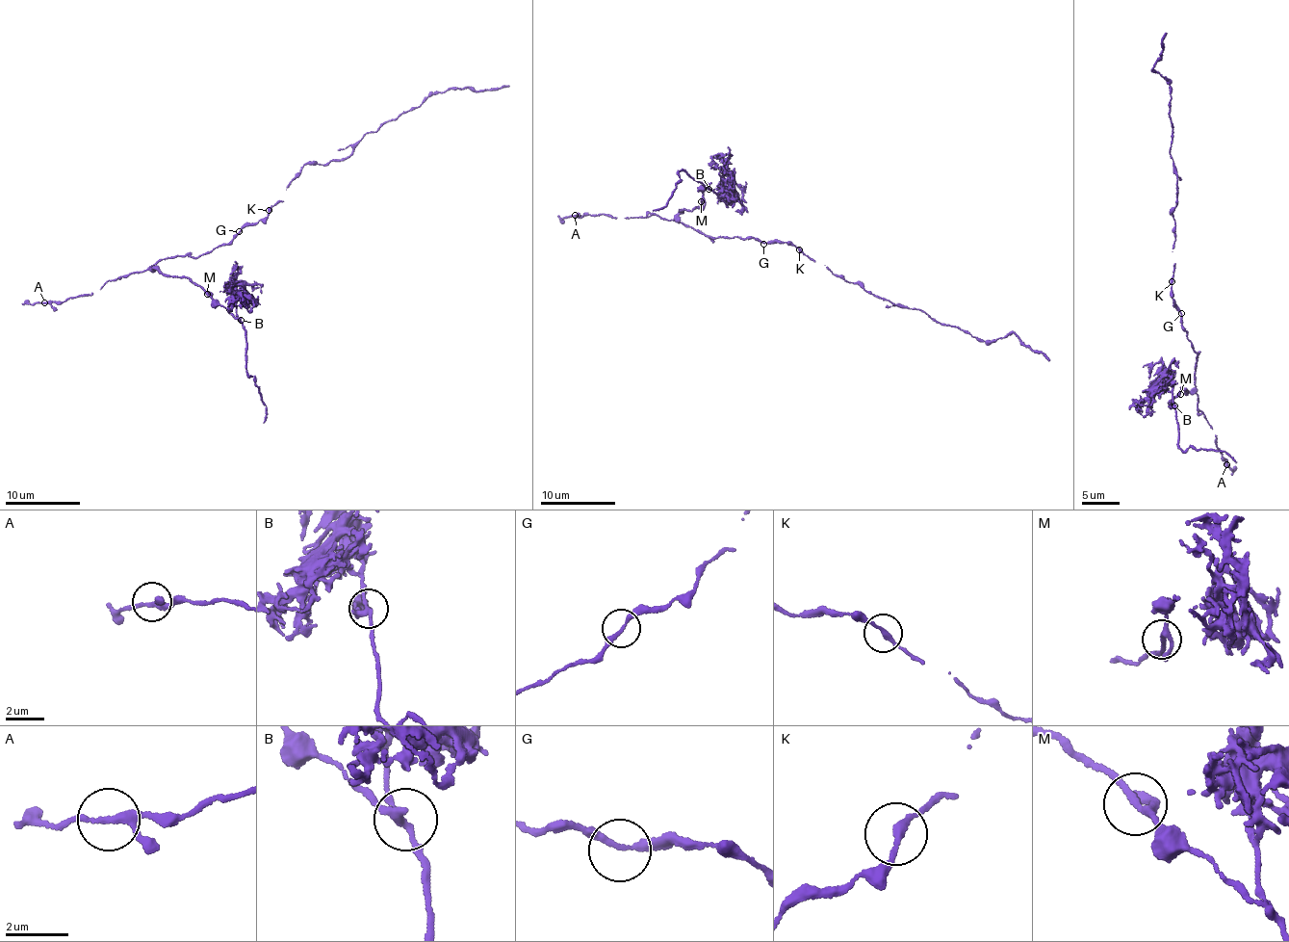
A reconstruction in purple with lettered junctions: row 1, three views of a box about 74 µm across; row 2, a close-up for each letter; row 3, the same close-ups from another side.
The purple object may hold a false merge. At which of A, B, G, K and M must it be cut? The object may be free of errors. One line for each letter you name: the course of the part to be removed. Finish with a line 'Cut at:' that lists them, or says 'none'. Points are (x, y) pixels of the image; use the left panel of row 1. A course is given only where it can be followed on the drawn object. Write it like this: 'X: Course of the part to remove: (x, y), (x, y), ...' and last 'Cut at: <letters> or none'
B: Course of the part to remove: (241, 320), (246, 374), (255, 379), (265, 402), (264, 423)
Cut at: B

